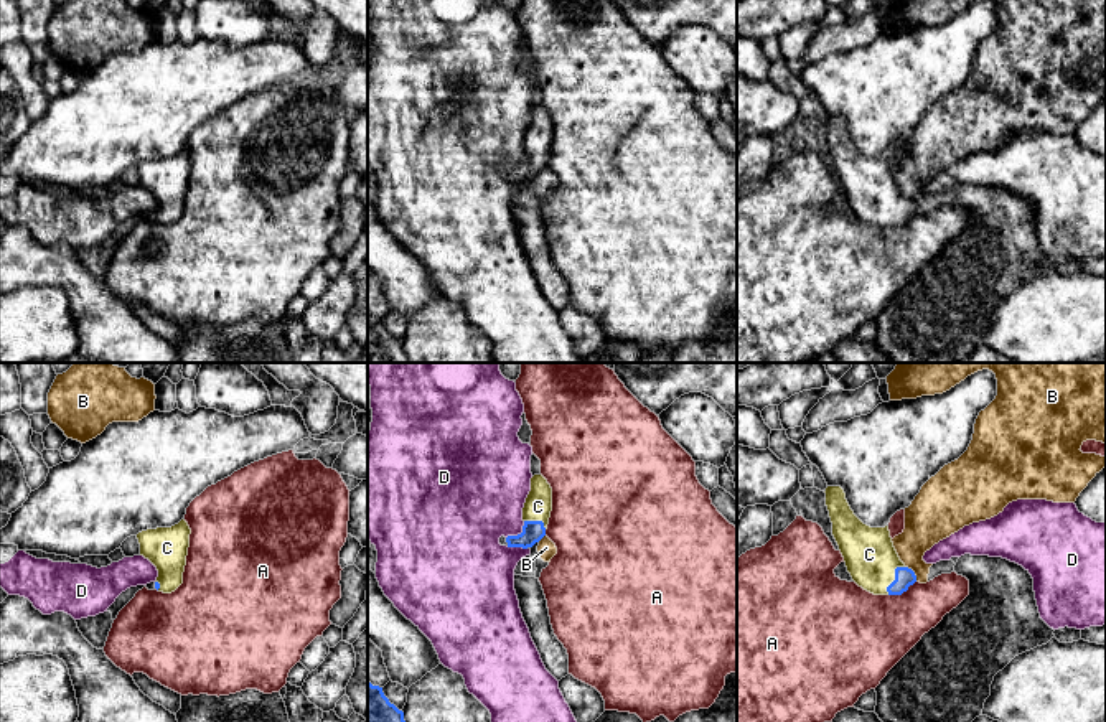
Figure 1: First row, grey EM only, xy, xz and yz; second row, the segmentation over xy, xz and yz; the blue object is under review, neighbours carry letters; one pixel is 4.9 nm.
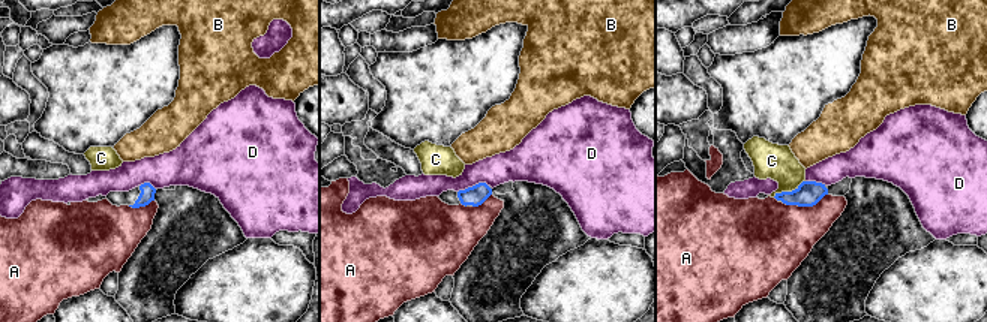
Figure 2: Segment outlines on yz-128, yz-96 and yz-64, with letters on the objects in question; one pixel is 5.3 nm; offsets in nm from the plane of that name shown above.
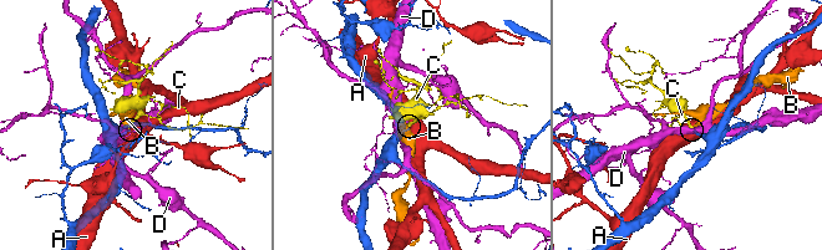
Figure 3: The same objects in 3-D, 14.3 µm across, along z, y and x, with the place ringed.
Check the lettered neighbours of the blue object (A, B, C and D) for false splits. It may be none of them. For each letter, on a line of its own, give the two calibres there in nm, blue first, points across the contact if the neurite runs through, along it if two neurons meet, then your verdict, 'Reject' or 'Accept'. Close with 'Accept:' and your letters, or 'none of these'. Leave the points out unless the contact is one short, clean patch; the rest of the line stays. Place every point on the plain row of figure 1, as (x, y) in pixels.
A: Thickness 100 nm (blue) against 380 nm. Reject
B: Thickness 100 nm (blue) against 220 nm. Boundary: yz (905, 196), (917, 211). Reject
C: Thickness 100 nm (blue) against 260 nm. Path across: yz (904, 208), (895, 208), (869, 185). Accept
D: Thickness 110 nm (blue) against 420 nm. Reject
Accept: C

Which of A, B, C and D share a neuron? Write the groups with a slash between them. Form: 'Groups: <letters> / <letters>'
Groups: A / B / C / D

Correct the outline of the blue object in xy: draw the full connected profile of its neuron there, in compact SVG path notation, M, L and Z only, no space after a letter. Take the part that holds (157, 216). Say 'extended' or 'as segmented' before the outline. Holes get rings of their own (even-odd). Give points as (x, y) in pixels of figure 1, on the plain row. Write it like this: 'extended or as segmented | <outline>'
extended | M185 150L171 158L147 160L137 165L140 186L158 201L155 219L175 223L183 214L191 160Z

